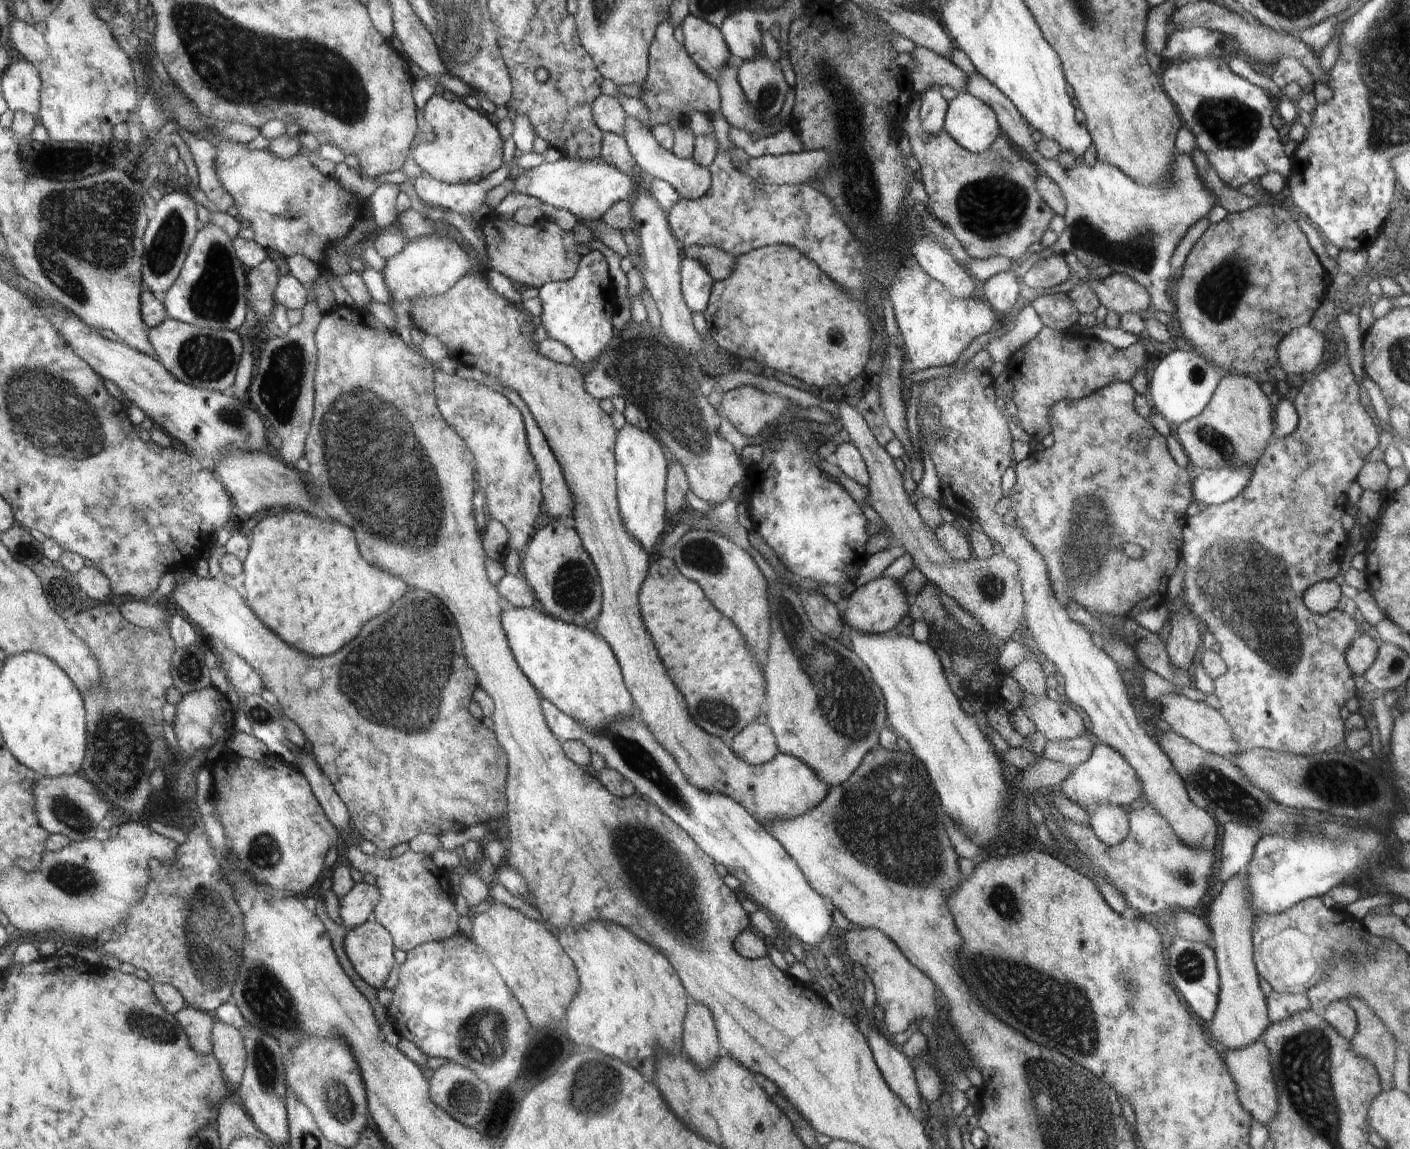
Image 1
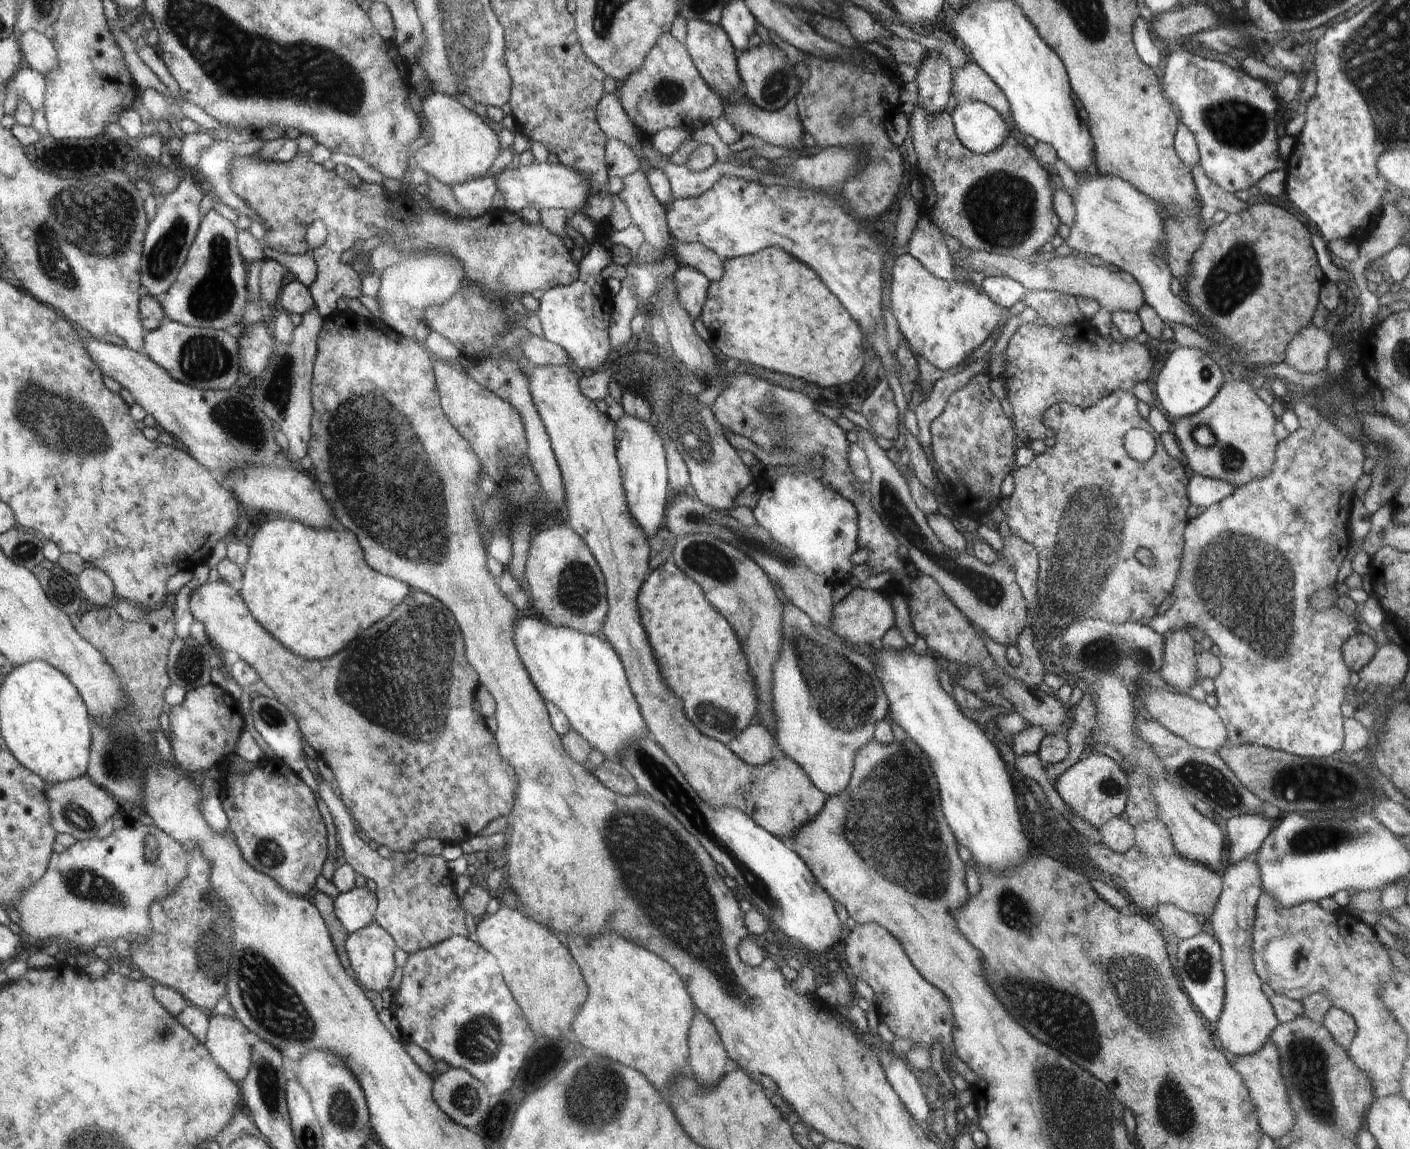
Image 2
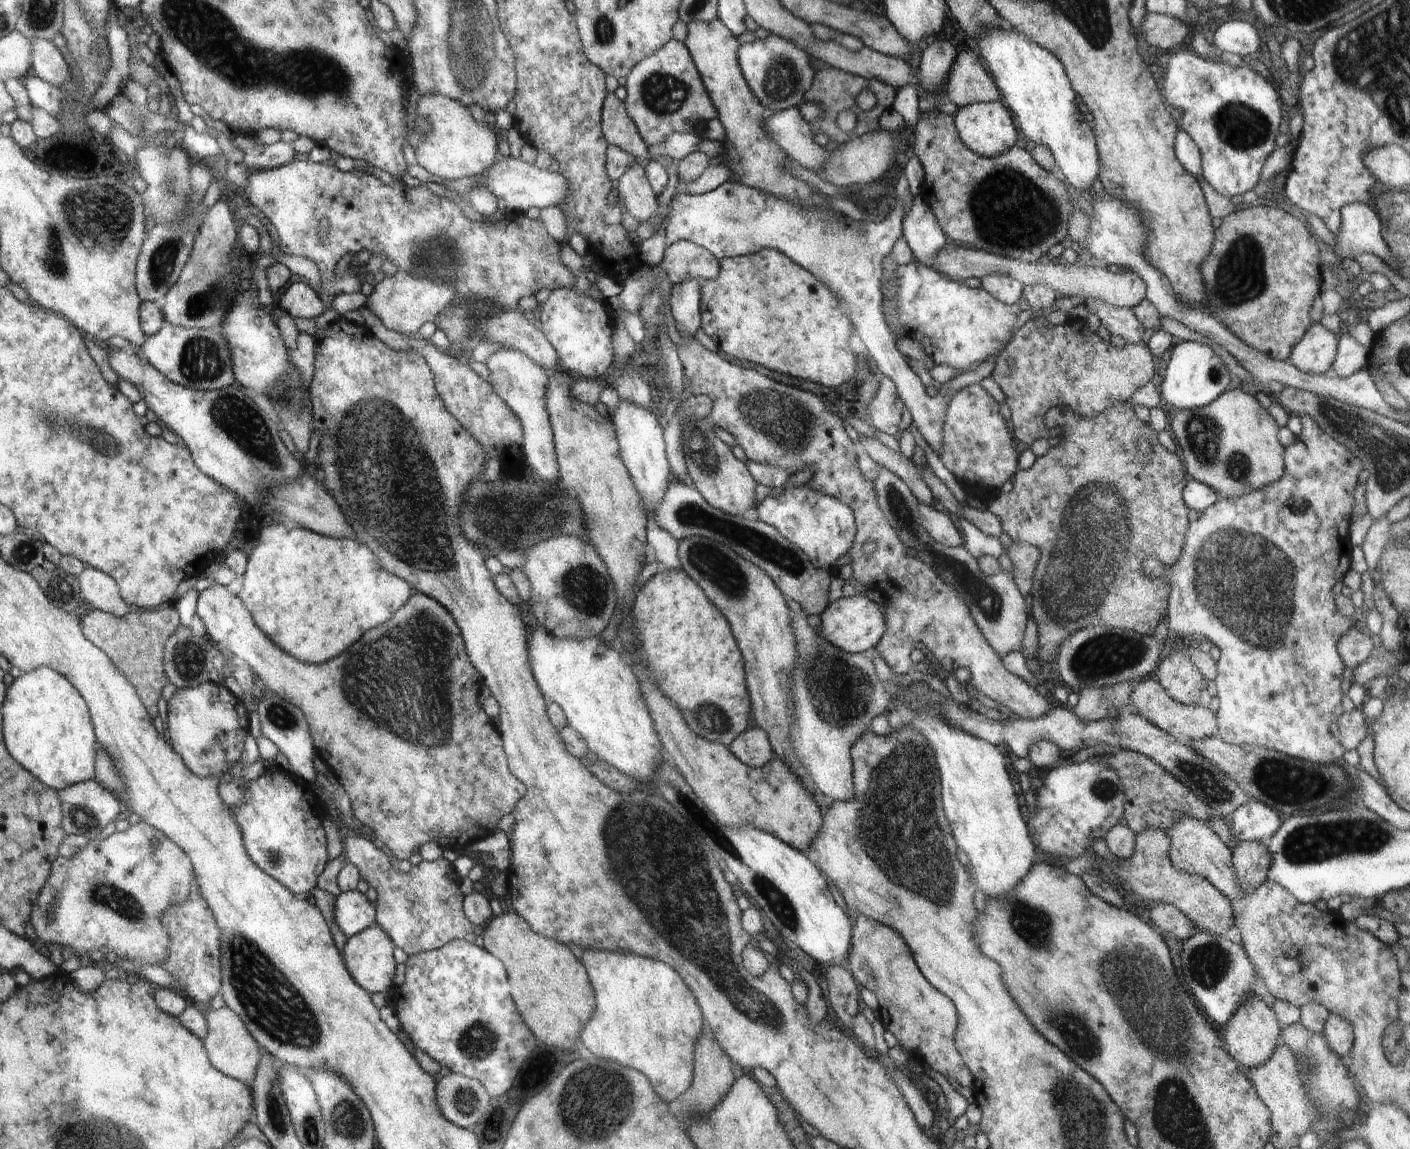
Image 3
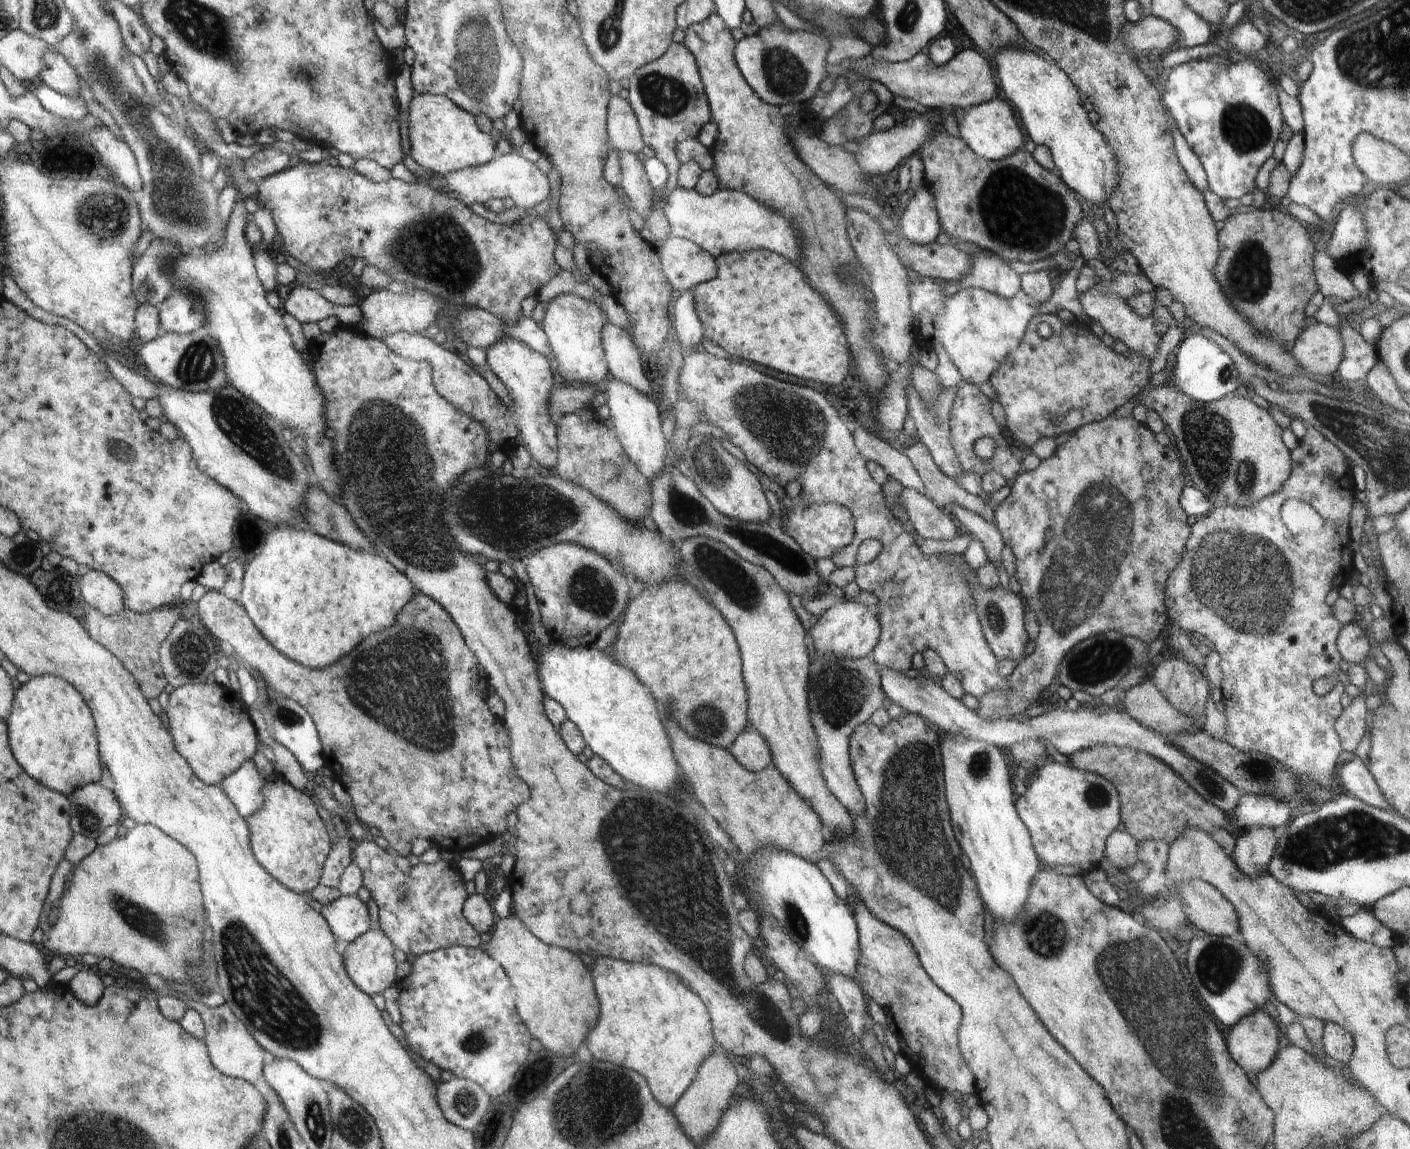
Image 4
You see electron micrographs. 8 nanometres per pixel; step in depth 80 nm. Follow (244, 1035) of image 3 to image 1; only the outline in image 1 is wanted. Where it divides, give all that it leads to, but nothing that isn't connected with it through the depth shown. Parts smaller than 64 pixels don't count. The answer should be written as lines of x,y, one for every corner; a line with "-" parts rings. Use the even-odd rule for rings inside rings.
218,1021
211,1032
213,1056
219,1062
228,1081
240,1084
246,1071
247,1052
244,1052
242,1032
230,1024

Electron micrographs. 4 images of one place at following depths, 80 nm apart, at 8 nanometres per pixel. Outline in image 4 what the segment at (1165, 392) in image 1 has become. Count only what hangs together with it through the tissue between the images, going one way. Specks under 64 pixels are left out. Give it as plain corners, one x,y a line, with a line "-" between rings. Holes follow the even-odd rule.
1200,334
1186,336
1175,351
1176,364
1173,366
1171,375
1174,382
1173,390
1188,396
1188,400
1196,400
1200,403
1218,401
1226,394
1233,394
1242,385
1234,360
1214,340
1208,340

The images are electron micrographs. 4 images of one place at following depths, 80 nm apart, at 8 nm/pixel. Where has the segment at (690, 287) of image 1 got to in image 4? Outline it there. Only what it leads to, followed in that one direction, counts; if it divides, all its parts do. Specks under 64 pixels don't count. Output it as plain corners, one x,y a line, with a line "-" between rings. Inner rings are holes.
694,288
686,292
677,292
672,304
673,325
677,345
682,350
683,356
688,356
697,349
702,348
704,337
700,318
696,315
694,304

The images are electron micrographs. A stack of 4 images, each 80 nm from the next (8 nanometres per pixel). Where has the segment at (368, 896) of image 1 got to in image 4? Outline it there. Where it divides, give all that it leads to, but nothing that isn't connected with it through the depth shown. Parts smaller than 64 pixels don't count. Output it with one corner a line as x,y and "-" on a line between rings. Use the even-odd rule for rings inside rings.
357,894
341,895
332,904
319,906
318,910
326,918
334,936
349,943
370,931
370,924
373,924
366,904
360,902

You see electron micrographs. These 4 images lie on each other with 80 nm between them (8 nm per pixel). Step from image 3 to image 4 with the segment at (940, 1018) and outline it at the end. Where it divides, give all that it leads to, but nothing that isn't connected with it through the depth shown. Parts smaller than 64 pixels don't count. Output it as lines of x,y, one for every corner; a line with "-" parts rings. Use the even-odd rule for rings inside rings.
856,904
854,912
856,912
854,919
856,920
856,926
858,926
858,934
860,934
858,936
858,940
860,940
860,958
858,958
858,964
856,964
859,988
867,999
876,1002
886,1015
888,1027
898,1037
901,1053
910,1062
912,1072
916,1072
935,1091
944,1090
958,1098
964,1094
974,1093
974,1076
972,1076
970,1068
966,1066
966,1062
962,1060
960,1050
958,1050
958,1028
960,1028
960,1022
962,1022
960,1006
948,994
944,994
936,984
932,984
932,980
928,978
928,974
924,972
924,968
922,968
922,964
916,956
916,950
912,948
912,944
909,943
902,932
880,922
876,919
876,916
872,916
872,912
868,912
868,908
864,904

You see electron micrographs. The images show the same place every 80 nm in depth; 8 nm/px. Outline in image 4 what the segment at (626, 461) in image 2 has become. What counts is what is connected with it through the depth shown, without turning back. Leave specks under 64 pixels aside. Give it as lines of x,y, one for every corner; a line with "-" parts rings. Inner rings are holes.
612,378
608,385
602,388
608,399
608,421
615,425
616,436
620,438
620,444
624,446
624,452
628,454
628,460
639,469
640,474
646,476
650,482
656,476
662,476
664,472
664,456
666,456
666,438
660,428
660,412
654,404
652,396
646,396
636,390
634,386

